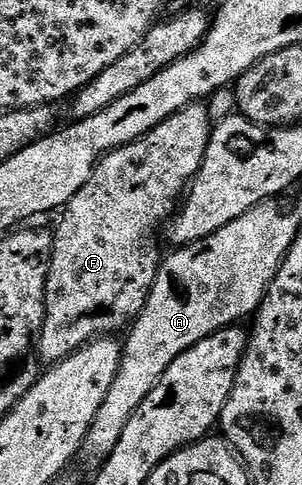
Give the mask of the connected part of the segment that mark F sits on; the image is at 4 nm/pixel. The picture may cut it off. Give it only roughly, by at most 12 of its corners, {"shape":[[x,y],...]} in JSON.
{"shape":[[202,102],[110,151],[53,227],[37,355],[141,313],[205,161]]}

